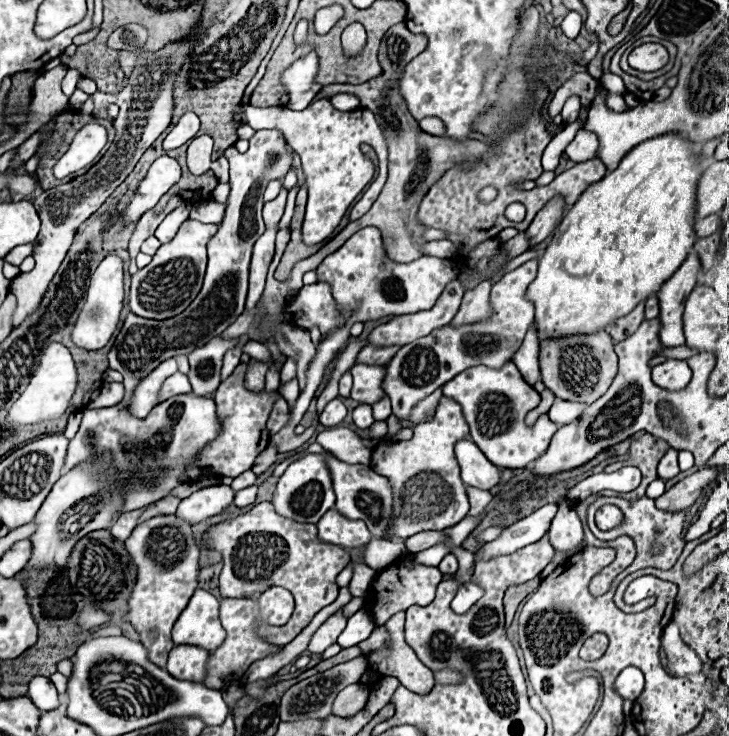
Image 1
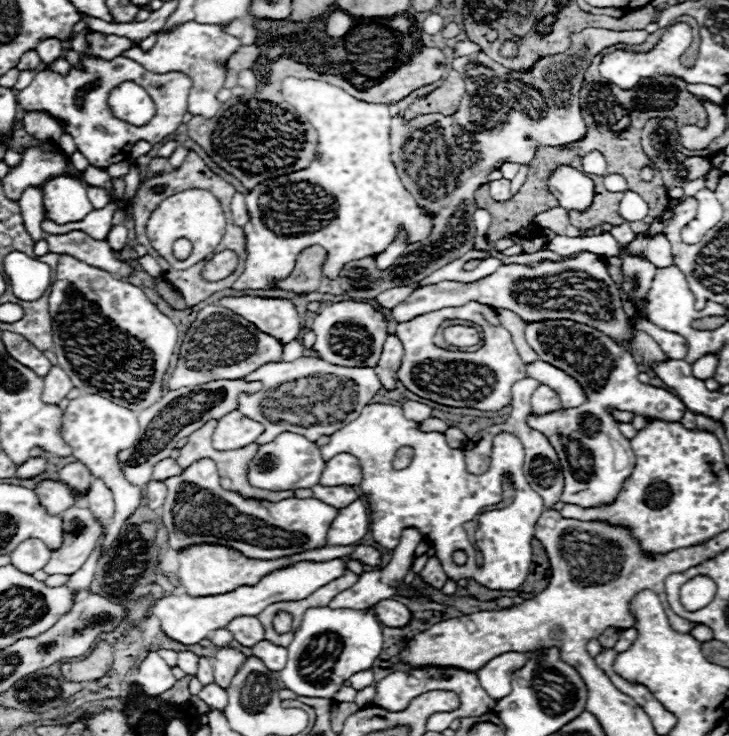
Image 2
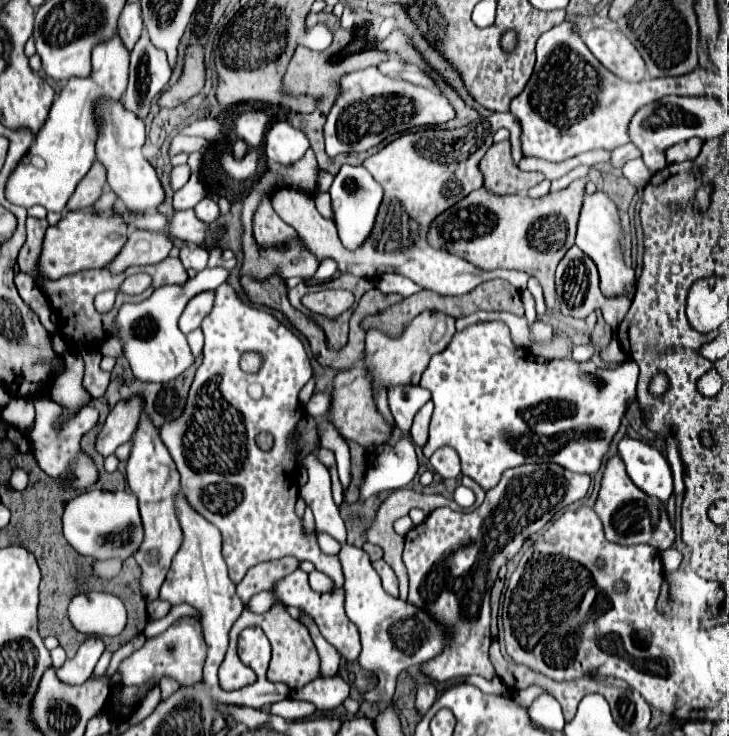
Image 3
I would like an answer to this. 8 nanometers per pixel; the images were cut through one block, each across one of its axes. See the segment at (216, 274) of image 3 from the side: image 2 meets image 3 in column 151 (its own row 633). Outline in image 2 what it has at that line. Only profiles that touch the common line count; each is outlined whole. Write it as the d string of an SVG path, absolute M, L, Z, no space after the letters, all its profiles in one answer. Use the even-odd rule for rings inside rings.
M308 608L288 650L288 664L280 682L298 696L332 700L340 686L356 672L370 670L382 652L382 624L372 610Z

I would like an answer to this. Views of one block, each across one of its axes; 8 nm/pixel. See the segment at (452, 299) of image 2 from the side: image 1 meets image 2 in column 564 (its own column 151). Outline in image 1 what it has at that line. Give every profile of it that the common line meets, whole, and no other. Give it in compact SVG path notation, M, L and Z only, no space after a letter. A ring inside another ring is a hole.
M186 220L172 242L162 244L154 254L152 262L132 274L130 288L130 310L136 316L150 320L168 320L184 312L190 302L200 292L204 272L206 272L206 246L210 238L218 232L218 224L202 224L198 220Z

